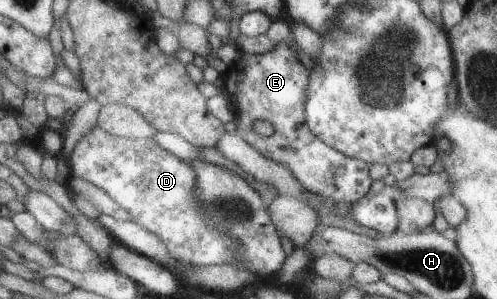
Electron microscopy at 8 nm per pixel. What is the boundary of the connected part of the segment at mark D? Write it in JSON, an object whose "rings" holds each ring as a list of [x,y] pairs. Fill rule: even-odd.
{"rings":[[[98,126],[80,140],[68,160],[72,176],[88,180],[106,192],[118,206],[132,215],[132,221],[157,234],[168,252],[180,263],[192,266],[224,265],[235,255],[237,243],[224,236],[224,233],[208,227],[207,221],[203,221],[201,214],[197,212],[193,196],[195,170],[190,164],[184,163],[182,159],[157,146],[152,138],[117,137]]]}

